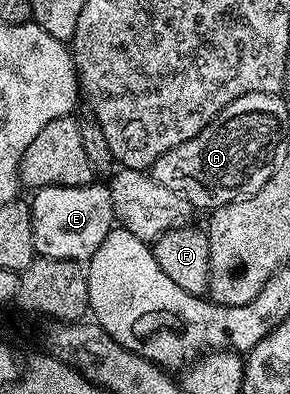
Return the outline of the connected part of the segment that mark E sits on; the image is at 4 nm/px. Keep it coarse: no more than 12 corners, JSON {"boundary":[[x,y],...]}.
{"boundary":[[110,186],[41,187],[36,256],[86,264],[117,220]]}

